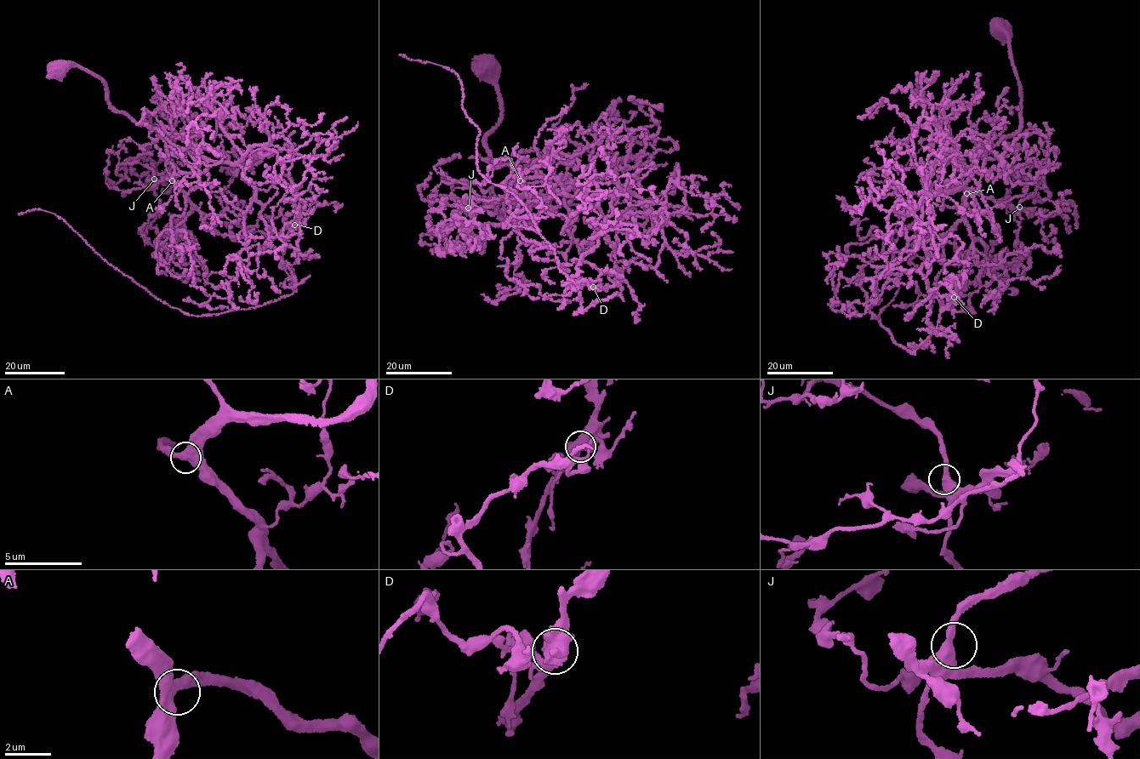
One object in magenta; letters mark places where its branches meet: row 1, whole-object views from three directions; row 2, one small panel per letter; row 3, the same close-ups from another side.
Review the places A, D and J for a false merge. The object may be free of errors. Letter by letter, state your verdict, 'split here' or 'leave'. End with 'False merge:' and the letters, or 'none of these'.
A: leave
D: split here
J: leave
False merge: D

